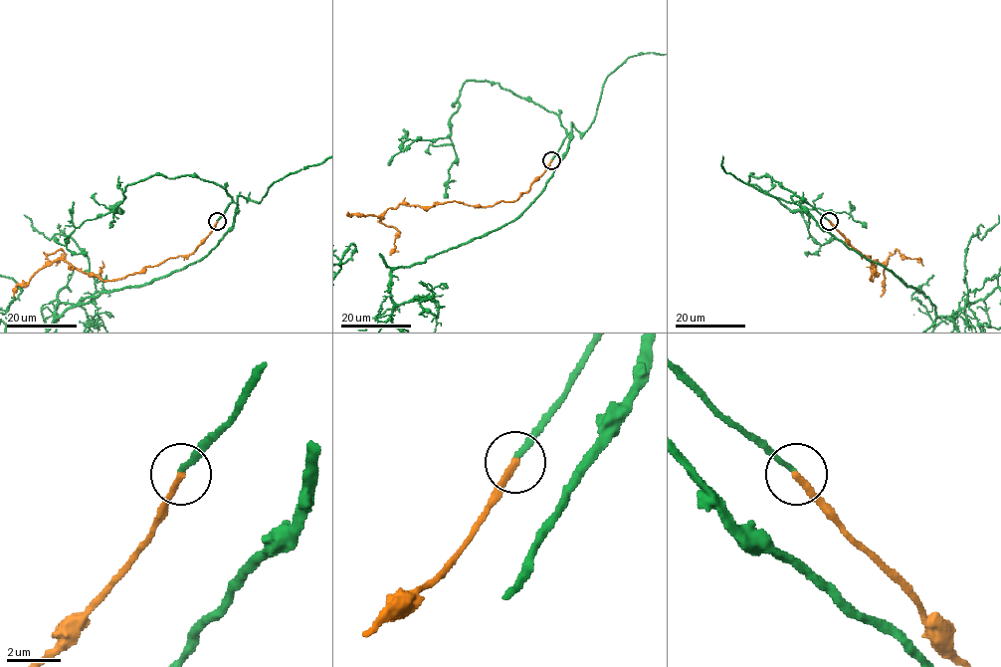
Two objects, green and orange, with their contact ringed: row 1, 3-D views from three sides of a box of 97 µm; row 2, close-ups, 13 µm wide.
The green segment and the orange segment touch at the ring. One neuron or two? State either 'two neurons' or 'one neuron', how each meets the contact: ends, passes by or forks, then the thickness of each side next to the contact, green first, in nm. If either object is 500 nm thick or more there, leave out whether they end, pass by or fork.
one neuron; green ends; orange ends; calibres 190 and 260 nm

